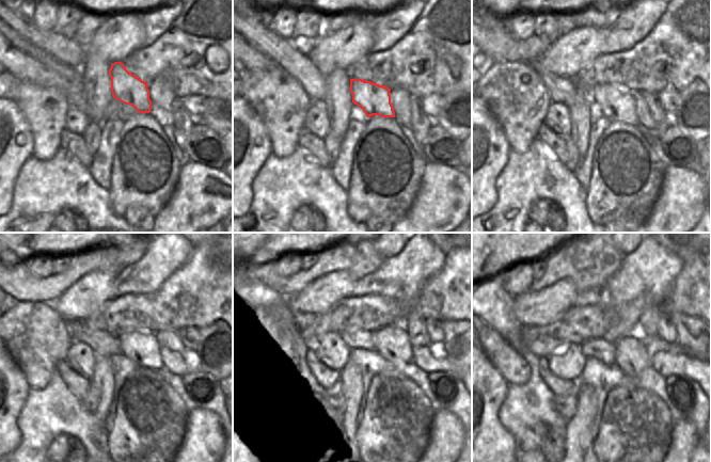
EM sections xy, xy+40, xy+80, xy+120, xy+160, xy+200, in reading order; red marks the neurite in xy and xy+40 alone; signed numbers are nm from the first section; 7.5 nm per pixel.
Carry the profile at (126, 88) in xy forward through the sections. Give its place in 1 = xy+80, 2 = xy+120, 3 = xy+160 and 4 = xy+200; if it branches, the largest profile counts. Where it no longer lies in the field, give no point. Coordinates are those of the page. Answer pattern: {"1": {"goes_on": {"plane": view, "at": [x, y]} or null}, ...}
{"1": {"goes_on": {"plane": "xy+80", "at": [616, 104]}}, "2": {"goes_on": {"plane": "xy+120", "at": [143, 348]}}, "3": {"goes_on": {"plane": "xy+160", "at": [385, 343]}}, "4": {"goes_on": {"plane": "xy+200", "at": [630, 355]}}}

